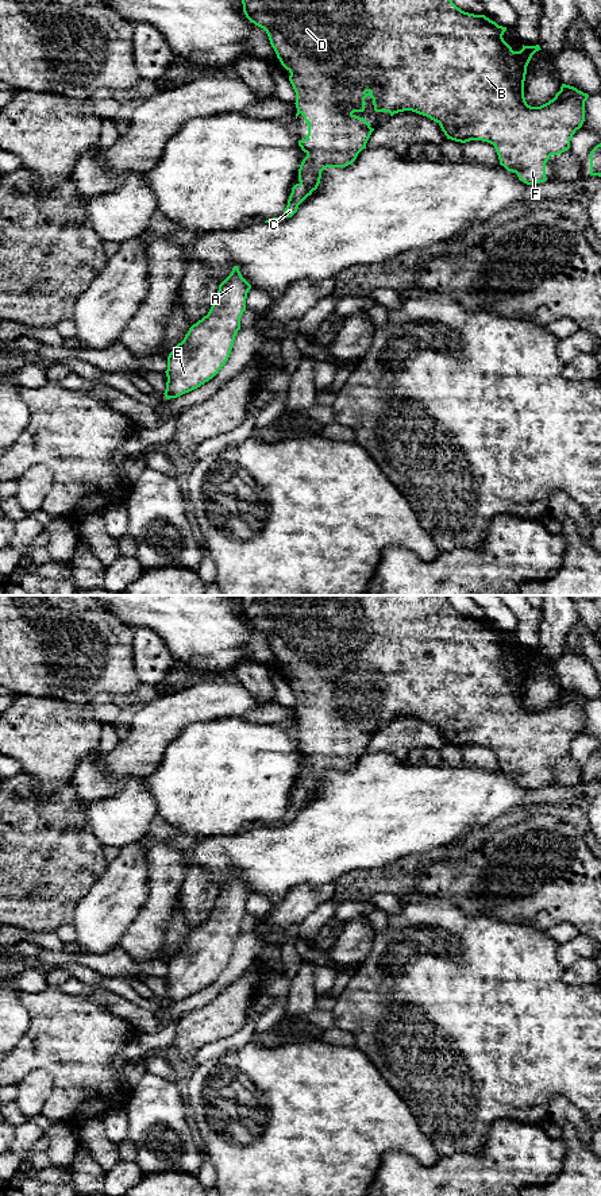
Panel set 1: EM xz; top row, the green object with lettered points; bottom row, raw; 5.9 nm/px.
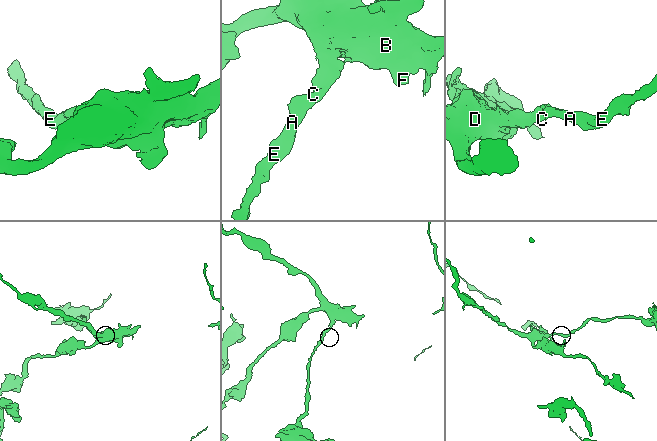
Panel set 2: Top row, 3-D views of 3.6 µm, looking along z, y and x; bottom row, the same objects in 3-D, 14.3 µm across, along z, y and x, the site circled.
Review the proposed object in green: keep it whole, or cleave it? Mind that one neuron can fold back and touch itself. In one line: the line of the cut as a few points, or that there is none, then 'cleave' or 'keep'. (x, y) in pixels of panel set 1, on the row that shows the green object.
no cut; keep

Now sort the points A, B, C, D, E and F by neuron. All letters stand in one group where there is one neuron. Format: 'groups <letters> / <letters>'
groups A B C D E F

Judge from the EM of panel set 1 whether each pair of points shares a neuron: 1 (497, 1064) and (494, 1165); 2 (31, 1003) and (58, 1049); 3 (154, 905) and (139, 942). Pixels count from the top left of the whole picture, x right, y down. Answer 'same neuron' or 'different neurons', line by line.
1: different neurons
2: same neuron
3: same neuron

